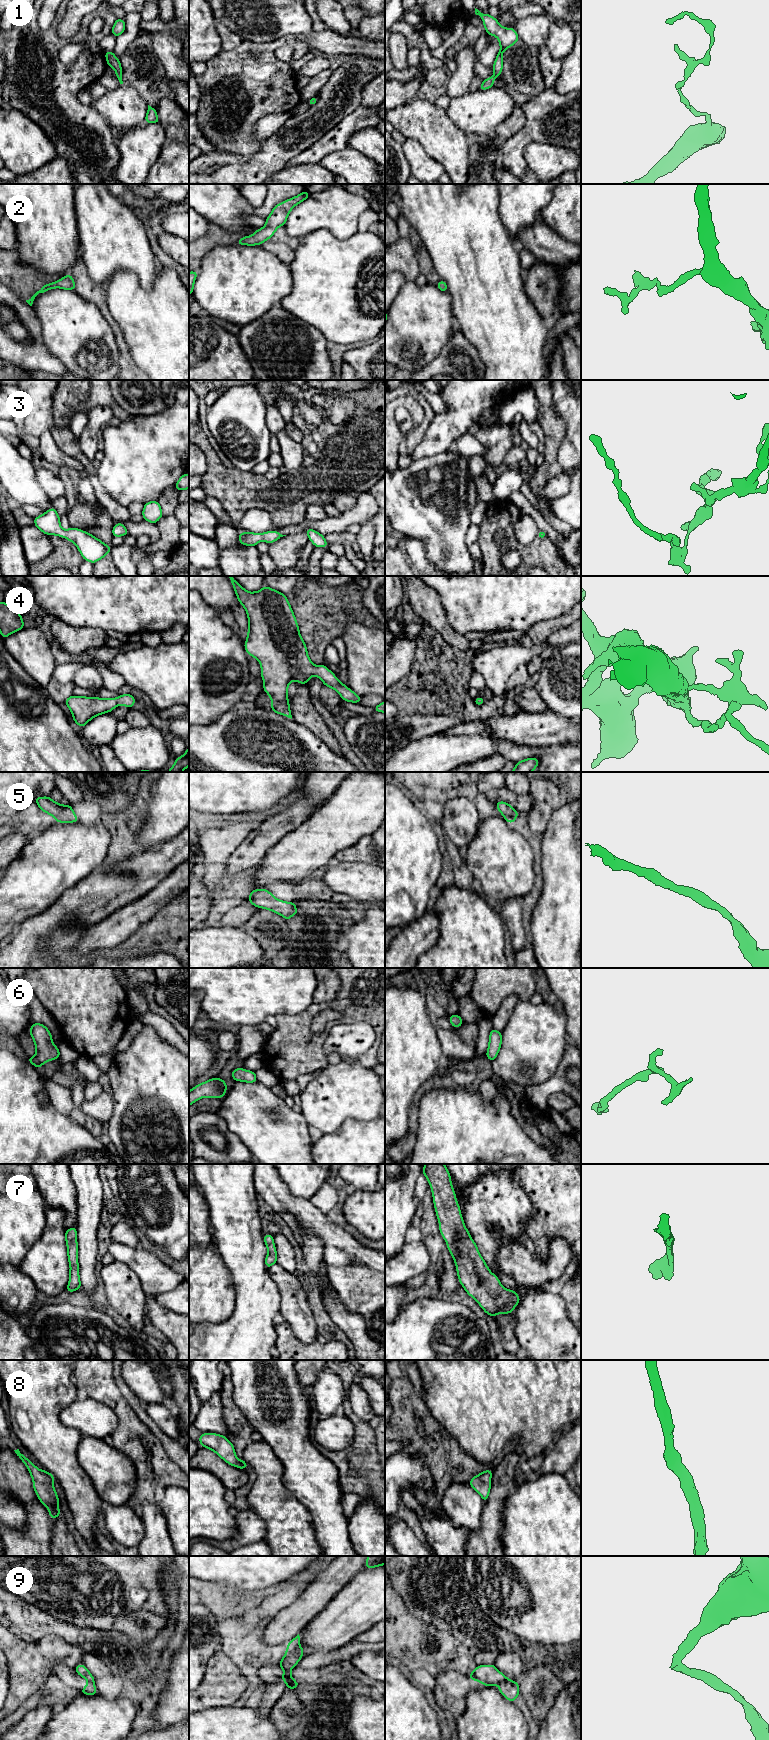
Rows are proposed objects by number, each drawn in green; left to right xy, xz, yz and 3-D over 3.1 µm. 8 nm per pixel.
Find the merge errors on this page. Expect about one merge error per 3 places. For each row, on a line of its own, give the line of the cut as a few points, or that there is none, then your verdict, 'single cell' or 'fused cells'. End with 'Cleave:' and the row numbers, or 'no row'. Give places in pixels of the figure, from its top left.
1: no cut; single cell
2: no cut; single cell
3: no cut; single cell
4: no cut; single cell
5: no cut; single cell
6: no cut; single cell
7: no cut; single cell
8: no cut; single cell
9: cut in yz along (506, 1678), (499, 1684); fused cells
Cleave: 9

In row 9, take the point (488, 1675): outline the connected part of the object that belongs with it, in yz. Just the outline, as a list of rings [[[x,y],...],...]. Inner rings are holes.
[[[494,1664],[477,1666],[468,1676],[472,1681],[476,1680],[485,1686],[492,1687],[507,1679],[502,1672],[496,1669]]]

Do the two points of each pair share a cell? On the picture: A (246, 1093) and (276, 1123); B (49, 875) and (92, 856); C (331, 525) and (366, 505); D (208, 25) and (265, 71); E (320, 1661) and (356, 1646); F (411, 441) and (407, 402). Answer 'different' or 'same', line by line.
A: same
B: same
C: same
D: different
E: same
F: different

